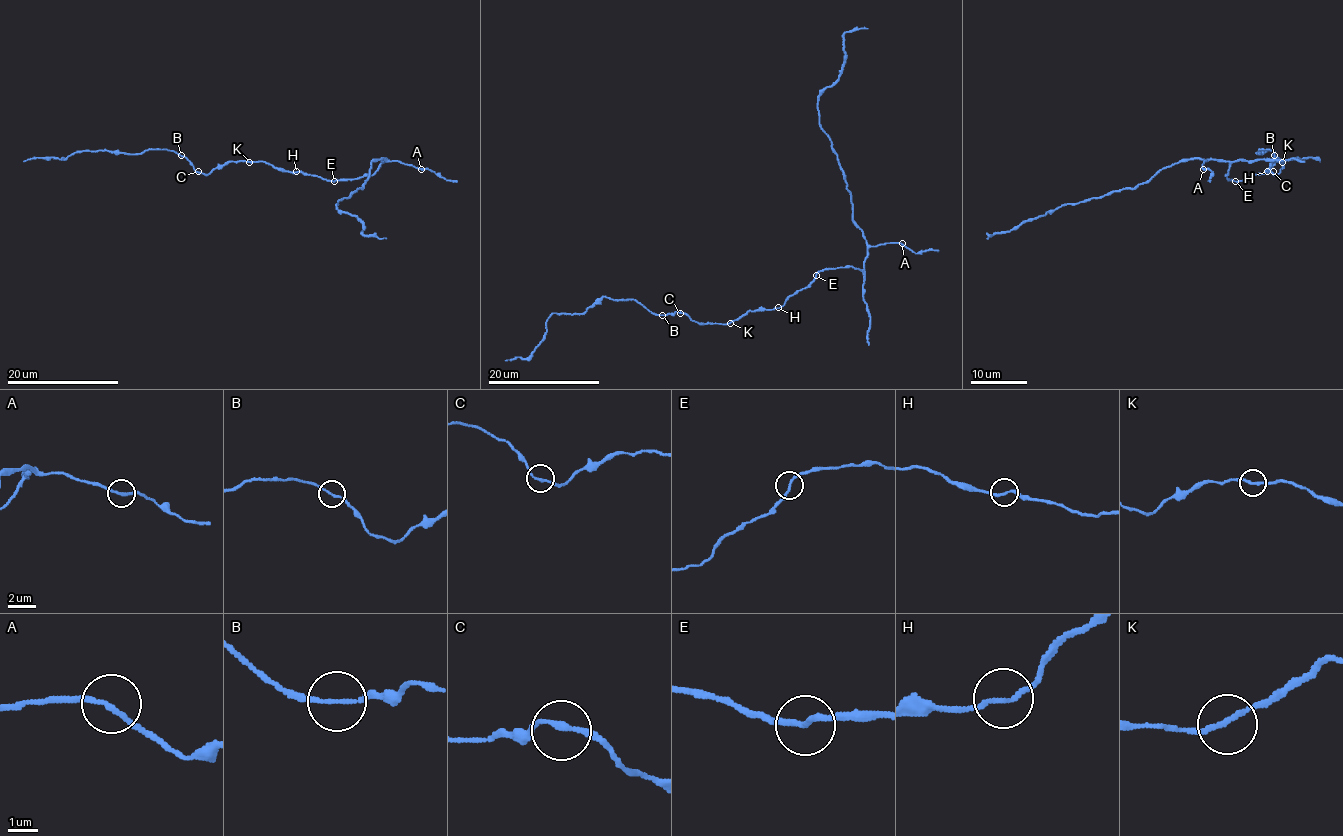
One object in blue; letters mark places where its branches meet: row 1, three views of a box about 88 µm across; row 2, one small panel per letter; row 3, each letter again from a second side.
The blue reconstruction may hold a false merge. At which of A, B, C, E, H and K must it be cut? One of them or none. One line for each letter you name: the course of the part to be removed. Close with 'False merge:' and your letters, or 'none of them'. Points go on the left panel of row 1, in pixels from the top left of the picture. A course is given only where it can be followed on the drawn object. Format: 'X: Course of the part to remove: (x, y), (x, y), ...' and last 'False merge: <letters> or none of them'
False merge: none of them

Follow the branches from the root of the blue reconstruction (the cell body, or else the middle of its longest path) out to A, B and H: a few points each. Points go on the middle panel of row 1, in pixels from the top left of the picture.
A: (807, 285), (824, 270), (839, 267), (862, 270), (871, 246), (902, 243)
B: (807, 285), (796, 291), (779, 307), (750, 310), (725, 324), (697, 323), (677, 312), (662, 314)
H: (807, 285), (778, 307)

